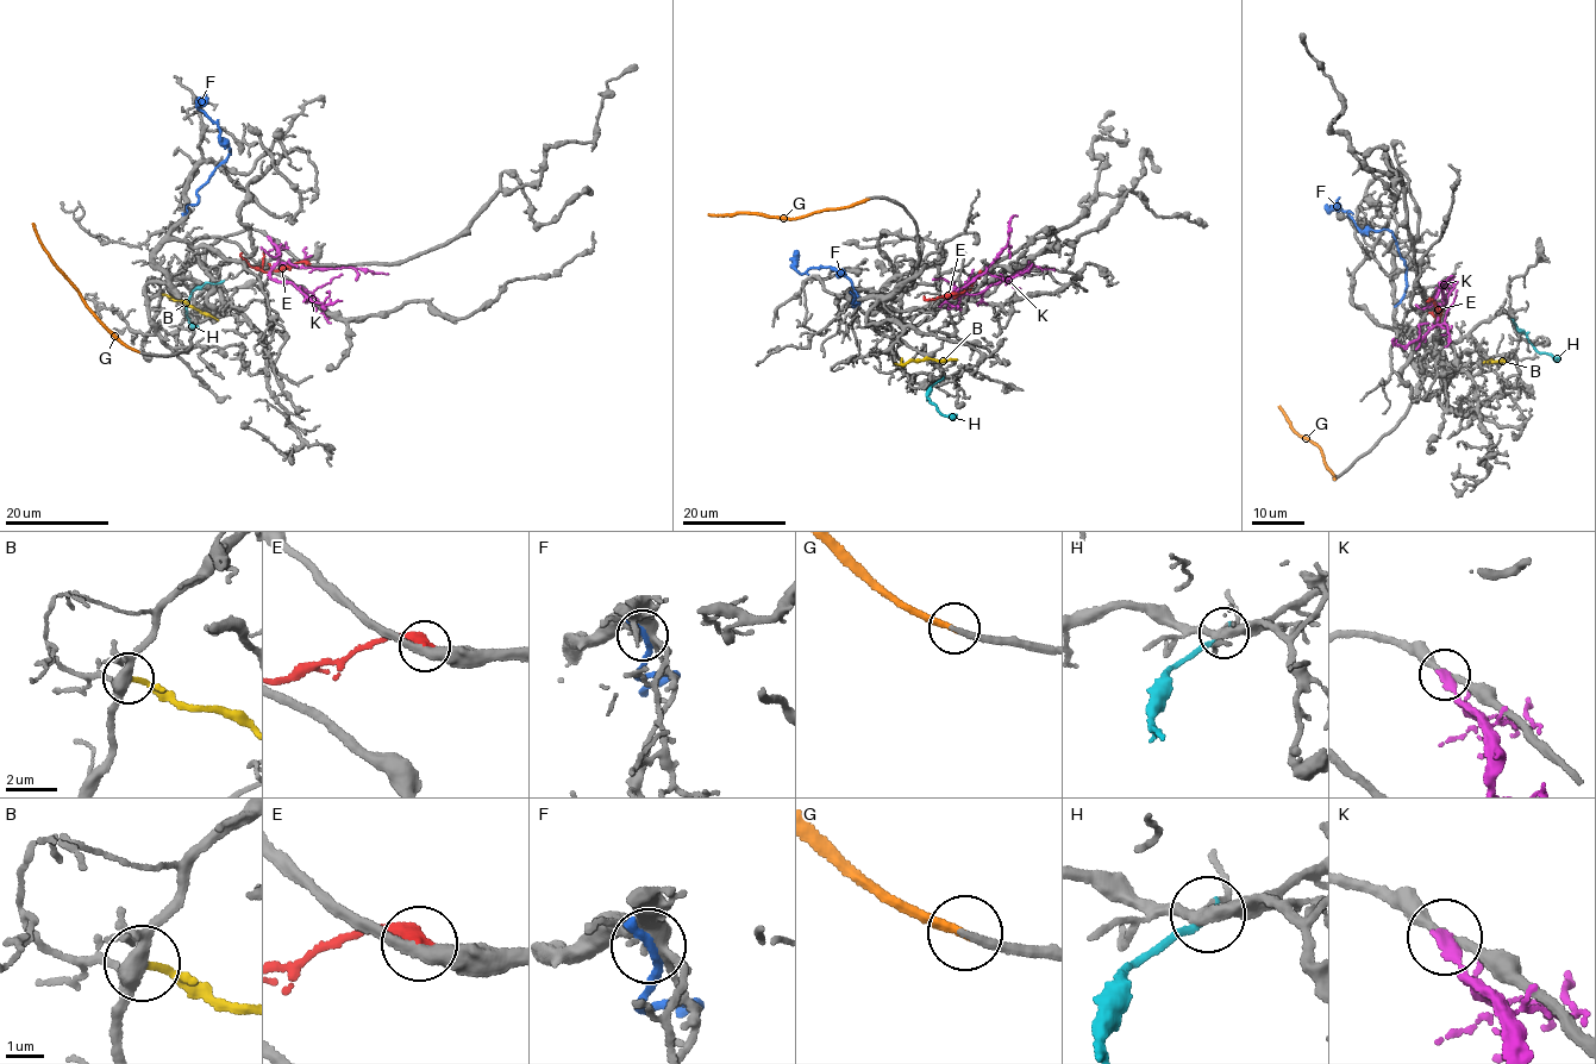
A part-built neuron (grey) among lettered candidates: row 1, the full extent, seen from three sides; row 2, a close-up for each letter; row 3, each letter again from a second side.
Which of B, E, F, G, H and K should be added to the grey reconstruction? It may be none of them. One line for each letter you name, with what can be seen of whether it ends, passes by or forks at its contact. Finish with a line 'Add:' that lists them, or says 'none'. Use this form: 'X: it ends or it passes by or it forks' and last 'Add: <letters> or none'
G: it ends
Add: G

